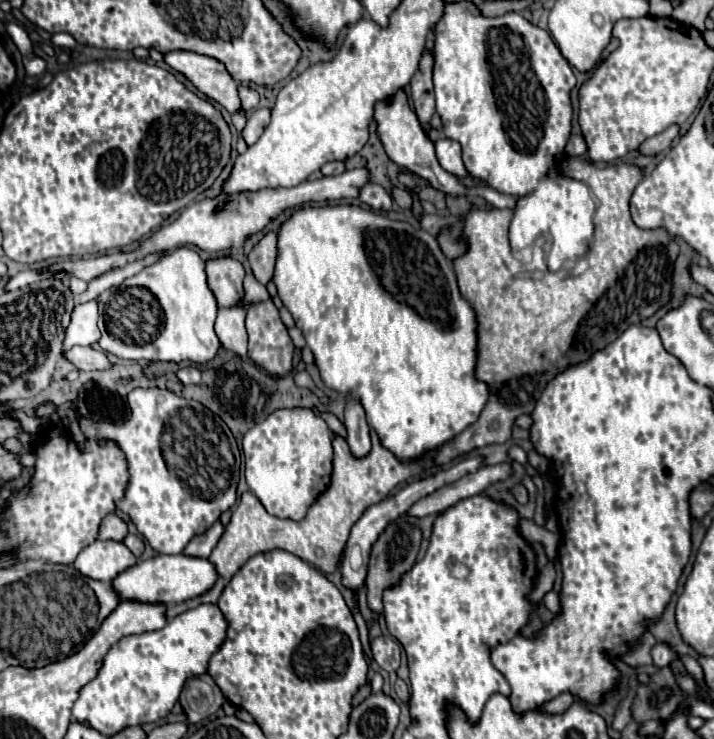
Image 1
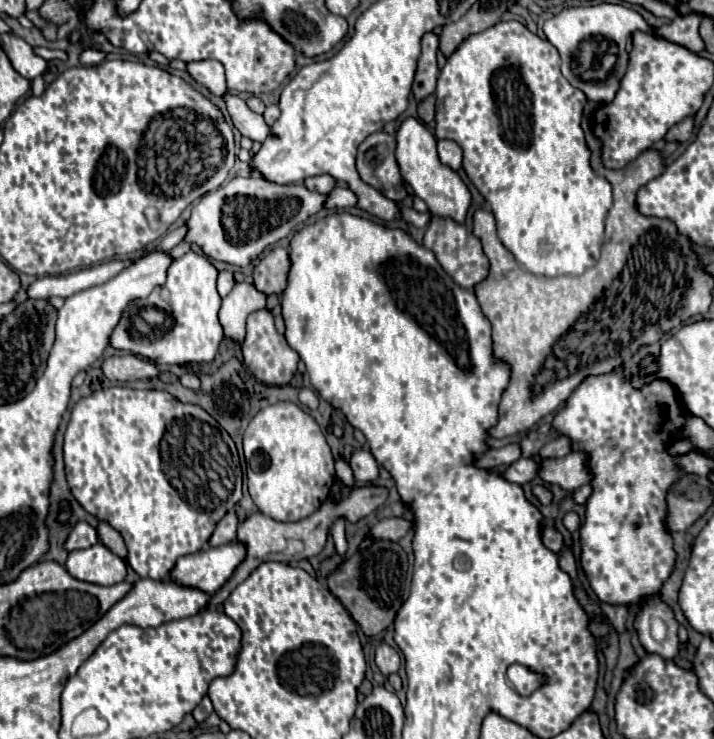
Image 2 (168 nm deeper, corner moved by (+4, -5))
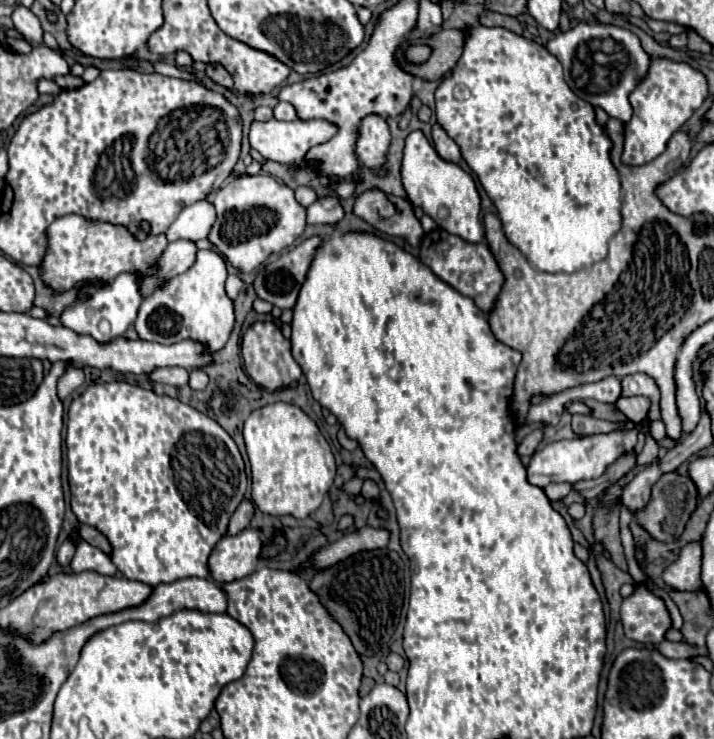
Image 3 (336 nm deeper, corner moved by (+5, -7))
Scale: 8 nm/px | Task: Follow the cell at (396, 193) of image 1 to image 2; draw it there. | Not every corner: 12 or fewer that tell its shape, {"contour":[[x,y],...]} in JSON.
{"contour":[[370,134],[358,148],[360,178],[402,202],[404,180],[394,136]]}

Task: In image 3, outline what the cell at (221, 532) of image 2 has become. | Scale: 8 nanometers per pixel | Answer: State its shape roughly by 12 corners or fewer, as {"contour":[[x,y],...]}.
{"contour":[[243,500],[227,534],[239,534],[253,518],[253,504]]}

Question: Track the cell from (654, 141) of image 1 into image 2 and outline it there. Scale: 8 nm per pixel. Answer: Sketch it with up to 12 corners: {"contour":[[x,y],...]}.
{"contour":[[694,118],[674,124],[664,136],[666,142],[686,142]]}

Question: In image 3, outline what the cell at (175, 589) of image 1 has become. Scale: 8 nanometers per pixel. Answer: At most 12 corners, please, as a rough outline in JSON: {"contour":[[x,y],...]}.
{"contour":[[261,530],[225,536],[209,556],[219,584],[251,574]]}

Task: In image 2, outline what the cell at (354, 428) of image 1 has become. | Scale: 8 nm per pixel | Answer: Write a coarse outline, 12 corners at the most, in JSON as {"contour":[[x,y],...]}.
{"contour":[[354,450],[350,466],[356,482],[374,482],[378,462],[370,450]]}

